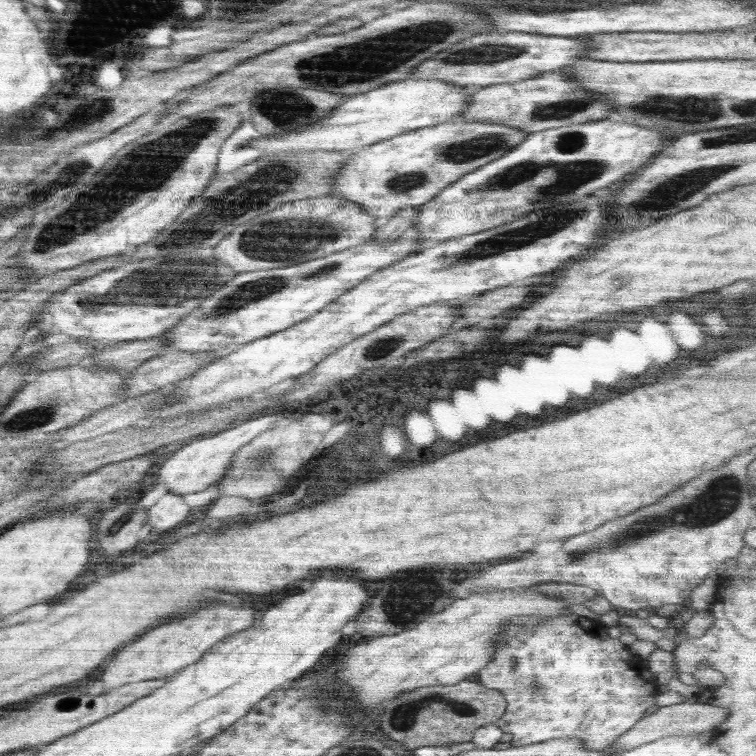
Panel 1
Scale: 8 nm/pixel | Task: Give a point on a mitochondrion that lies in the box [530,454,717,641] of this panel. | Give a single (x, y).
(556, 514)

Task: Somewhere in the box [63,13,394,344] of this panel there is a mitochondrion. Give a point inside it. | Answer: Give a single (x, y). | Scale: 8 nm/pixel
(170, 282)

